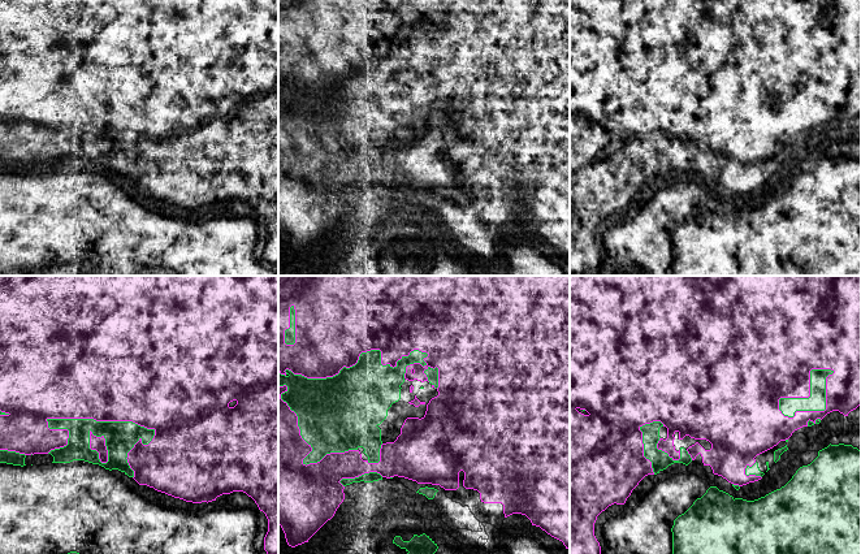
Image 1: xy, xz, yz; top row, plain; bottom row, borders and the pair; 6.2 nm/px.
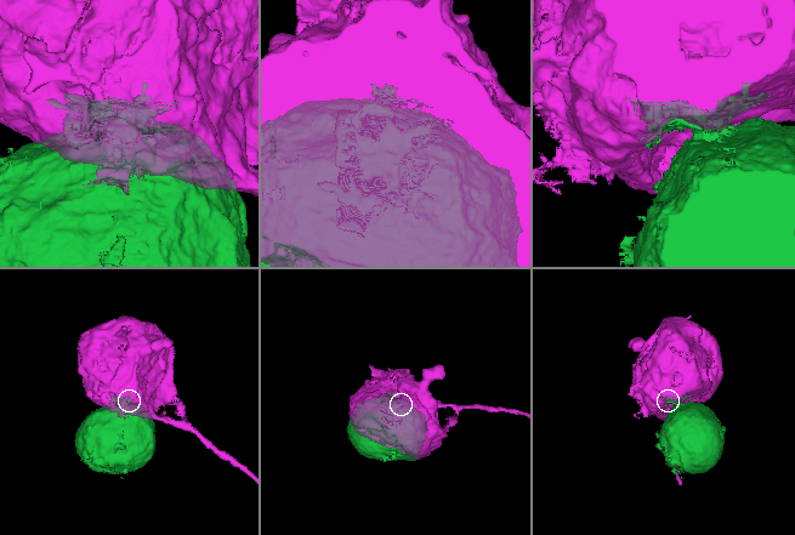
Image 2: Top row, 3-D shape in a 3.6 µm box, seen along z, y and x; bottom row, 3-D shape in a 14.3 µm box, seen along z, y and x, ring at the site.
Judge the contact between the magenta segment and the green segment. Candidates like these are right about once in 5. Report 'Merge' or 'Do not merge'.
Do not merge

